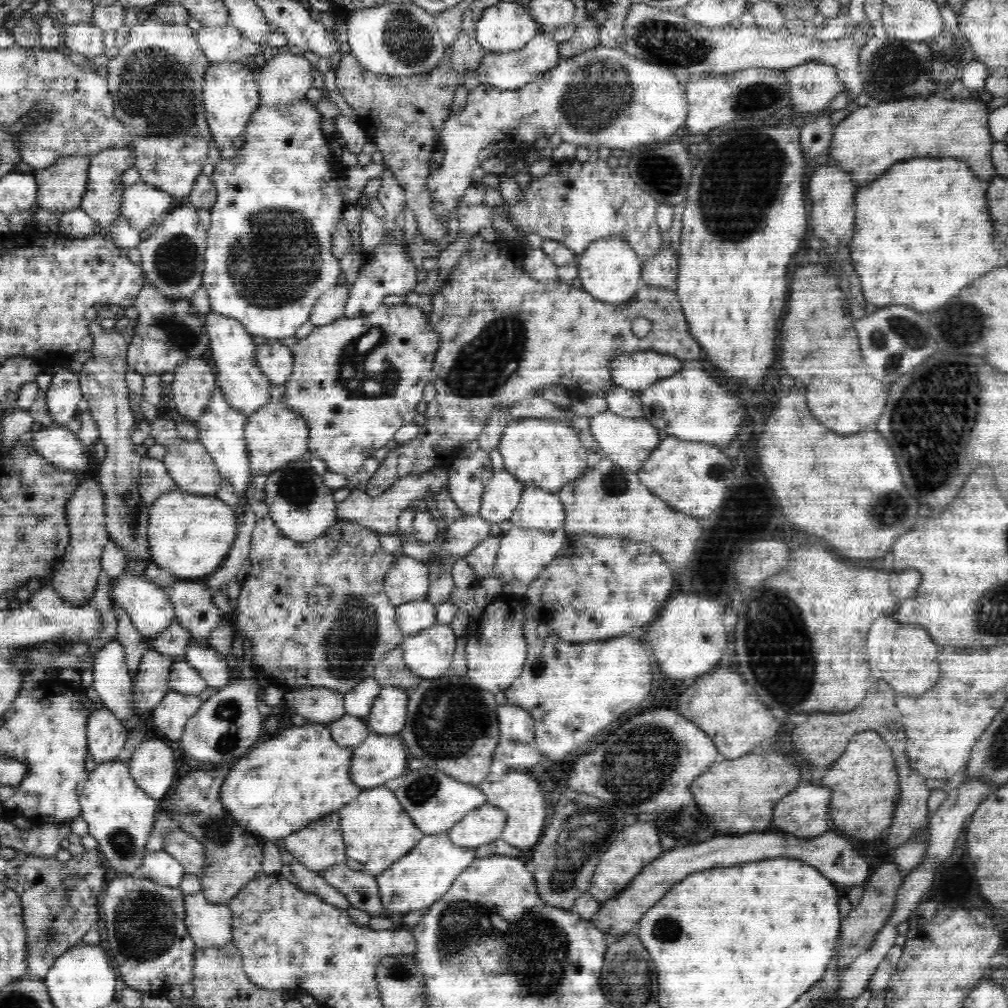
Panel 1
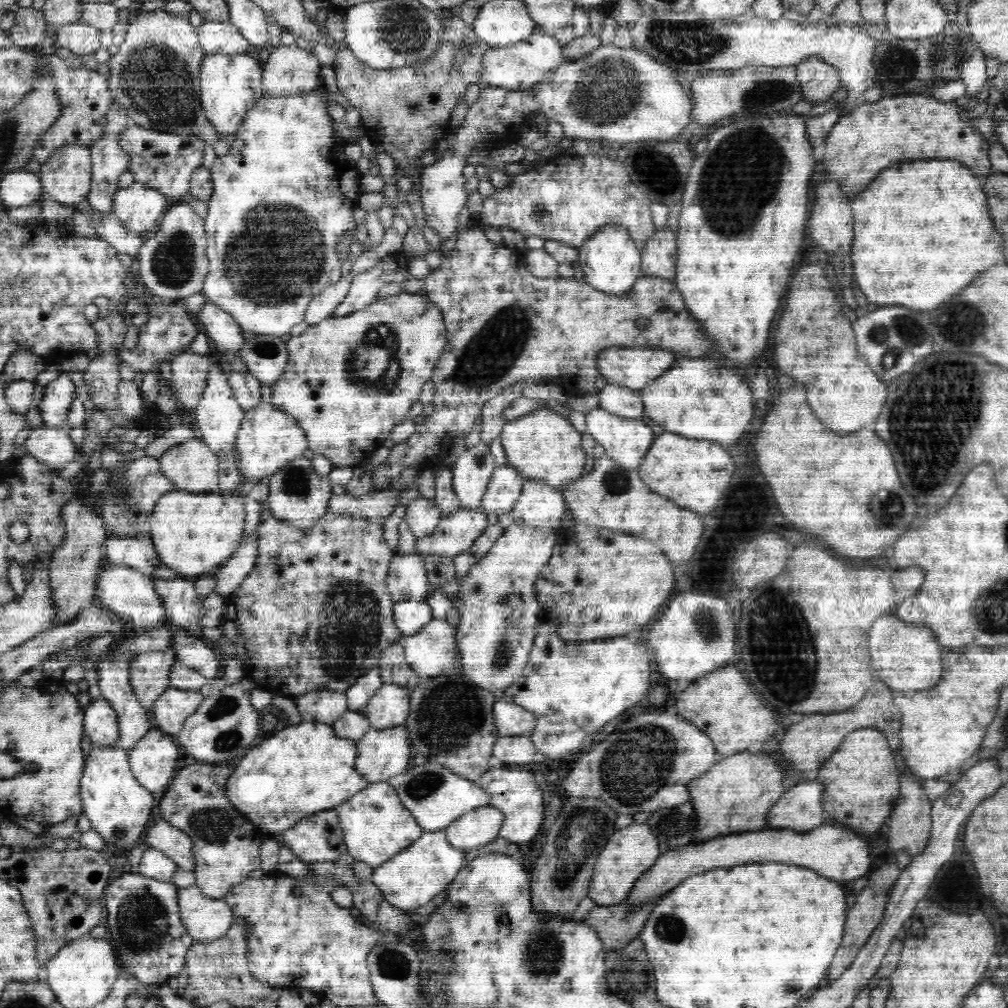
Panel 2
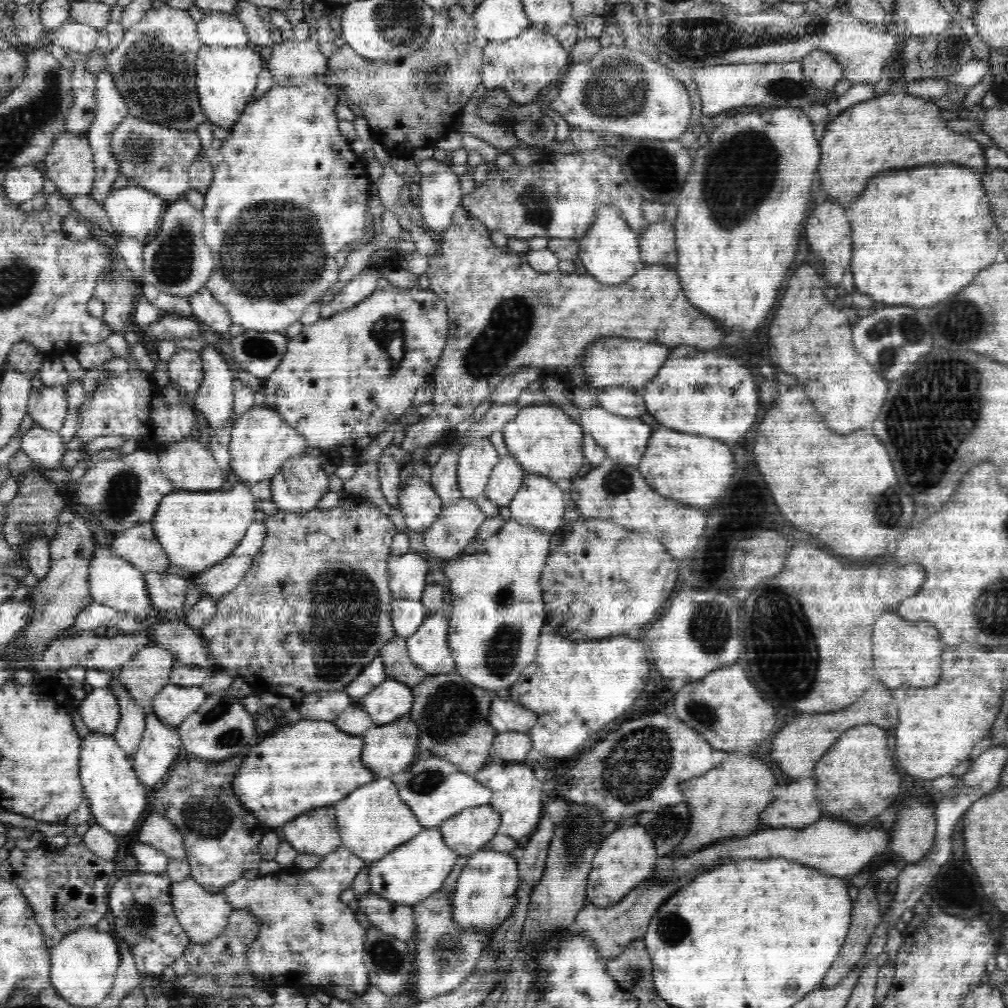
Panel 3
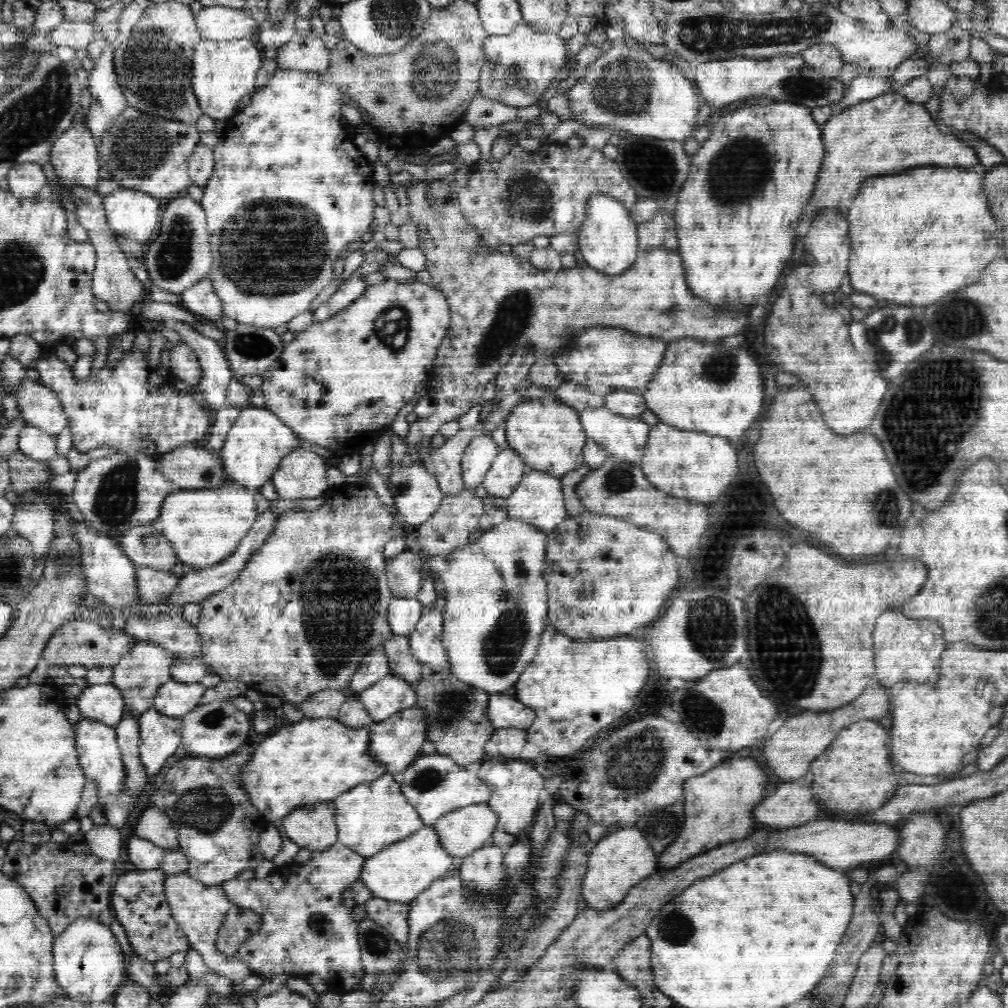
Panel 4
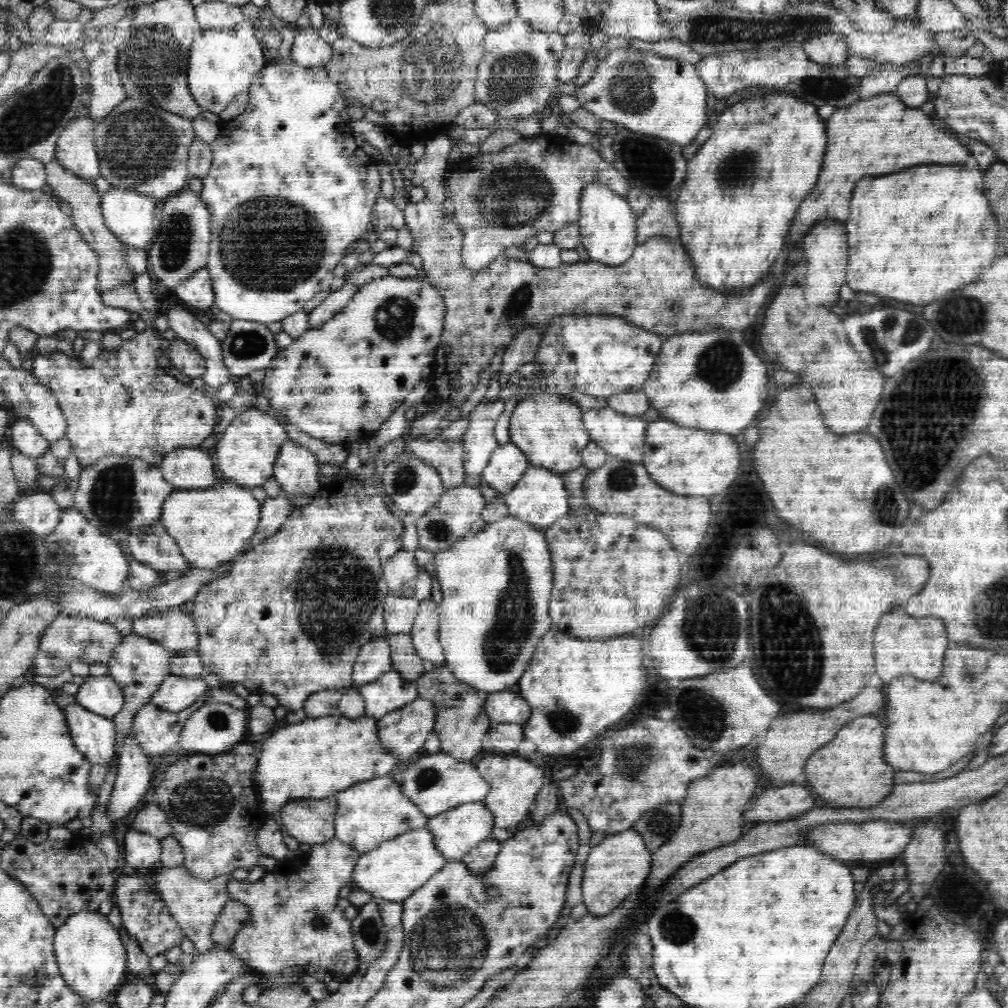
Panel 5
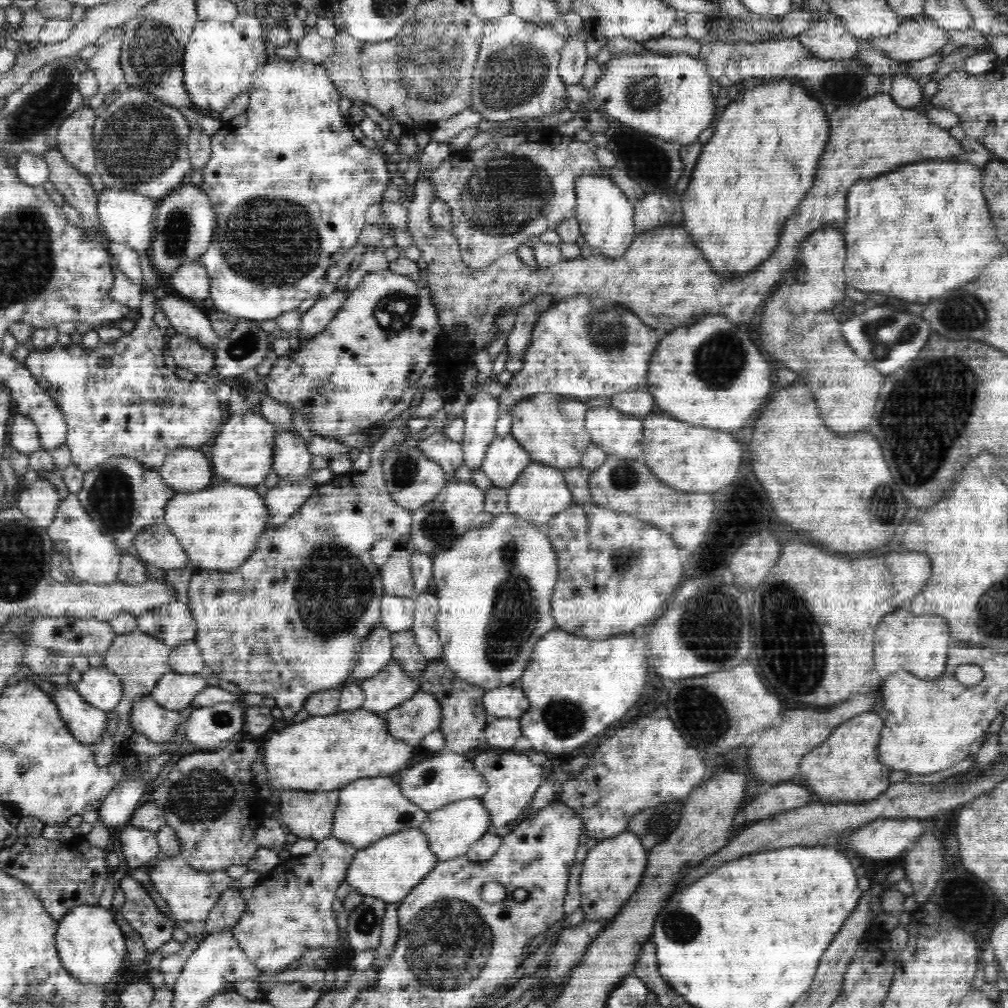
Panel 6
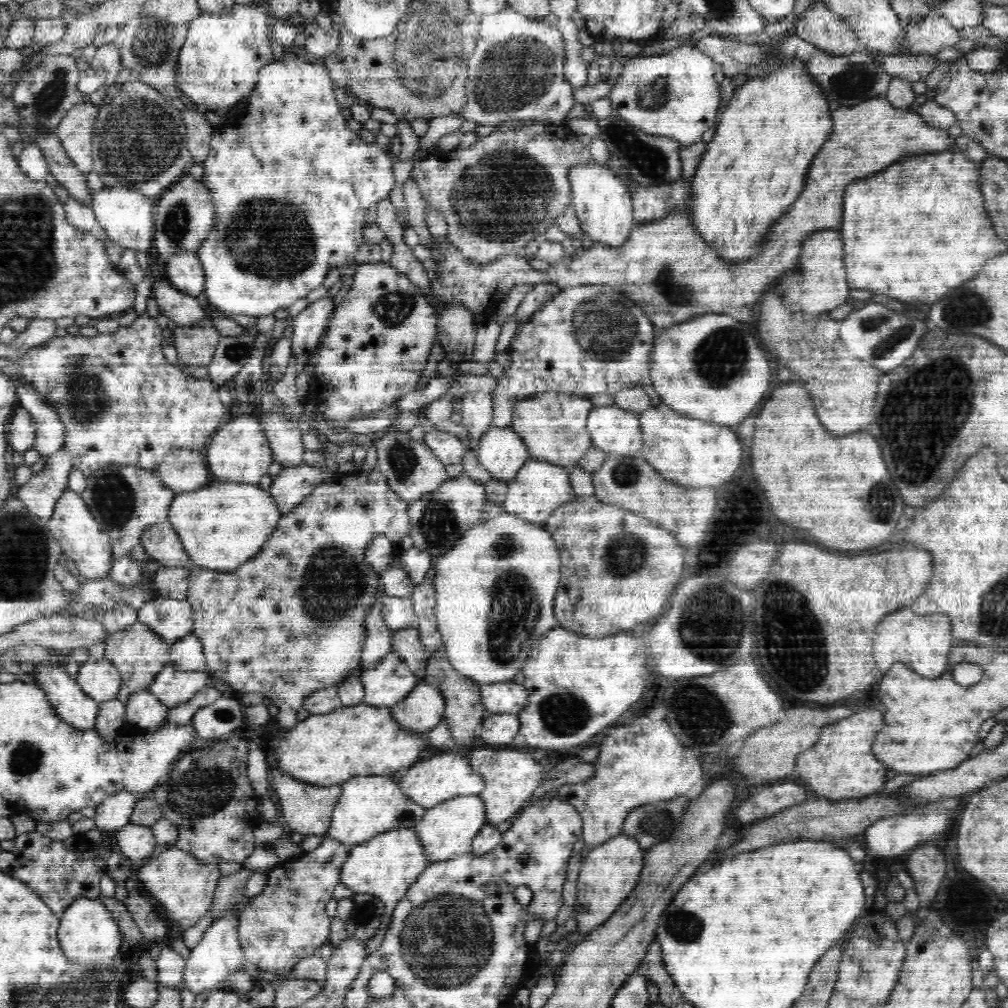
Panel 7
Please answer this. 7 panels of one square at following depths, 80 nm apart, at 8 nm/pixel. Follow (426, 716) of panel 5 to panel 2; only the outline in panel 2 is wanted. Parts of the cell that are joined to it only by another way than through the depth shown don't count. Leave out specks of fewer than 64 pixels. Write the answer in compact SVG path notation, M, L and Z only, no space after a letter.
M407 725L396 728L371 728L357 742L355 767L368 784L387 781L390 777L408 770L410 736Z

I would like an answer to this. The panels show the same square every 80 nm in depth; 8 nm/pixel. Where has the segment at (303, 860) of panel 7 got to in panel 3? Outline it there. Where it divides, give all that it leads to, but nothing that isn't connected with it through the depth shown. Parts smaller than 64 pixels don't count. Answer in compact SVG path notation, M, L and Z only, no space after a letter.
M344 845L340 848L336 848L333 852L325 853L320 857L320 864L316 869L300 870L297 866L290 866L288 868L280 869L275 873L271 873L265 876L259 876L255 880L248 880L246 878L240 878L225 886L225 896L228 903L232 906L233 910L239 909L247 911L248 913L255 914L260 920L262 926L260 926L260 932L258 932L257 938L249 946L248 950L245 950L245 958L248 959L248 968L252 971L256 977L263 979L270 987L277 988L282 985L298 986L298 985L315 985L317 988L321 988L330 997L337 997L338 1000L348 1000L350 1002L361 999L368 990L369 976L367 968L363 963L364 948L366 945L367 930L362 928L358 921L356 921L355 912L353 912L348 905L343 904L340 900L341 892L351 888L355 877L358 875L361 869L366 867L367 863L359 856L356 856L354 852L348 850Z

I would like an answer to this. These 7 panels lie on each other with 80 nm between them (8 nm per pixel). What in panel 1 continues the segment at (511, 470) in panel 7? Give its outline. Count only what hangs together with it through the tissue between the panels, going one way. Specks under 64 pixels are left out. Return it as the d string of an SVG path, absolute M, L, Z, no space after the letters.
M506 470L494 473L482 495L479 516L498 525L511 519L525 487Z

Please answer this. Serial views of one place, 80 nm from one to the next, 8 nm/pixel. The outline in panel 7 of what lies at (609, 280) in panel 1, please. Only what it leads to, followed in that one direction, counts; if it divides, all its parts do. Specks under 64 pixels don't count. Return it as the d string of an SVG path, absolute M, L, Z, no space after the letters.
M582 161L568 170L568 180L572 190L572 206L578 215L581 230L593 242L602 241L610 245L620 245L634 226L631 193L621 179L607 165L592 161Z

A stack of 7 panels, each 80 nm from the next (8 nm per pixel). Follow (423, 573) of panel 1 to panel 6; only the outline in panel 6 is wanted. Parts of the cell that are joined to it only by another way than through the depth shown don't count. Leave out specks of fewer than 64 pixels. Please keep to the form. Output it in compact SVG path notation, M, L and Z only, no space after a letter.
M400 545L384 566L380 567L385 594L411 598L415 596L410 554Z

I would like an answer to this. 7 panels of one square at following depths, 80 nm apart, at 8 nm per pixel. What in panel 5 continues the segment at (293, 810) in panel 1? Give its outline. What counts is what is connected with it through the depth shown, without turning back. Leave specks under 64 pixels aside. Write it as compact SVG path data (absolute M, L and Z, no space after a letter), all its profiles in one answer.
M366 714L358 717L307 717L286 728L271 731L260 744L260 754L251 776L259 792L259 805L272 817L294 797L335 796L364 780L391 774L400 757L380 741L378 719Z

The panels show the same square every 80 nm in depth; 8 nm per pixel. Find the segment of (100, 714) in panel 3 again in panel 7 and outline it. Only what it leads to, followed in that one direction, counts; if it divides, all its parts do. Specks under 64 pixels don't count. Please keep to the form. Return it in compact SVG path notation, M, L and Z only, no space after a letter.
M106 657L99 660L89 659L80 666L77 683L97 703L108 702L118 697L121 676L116 666Z

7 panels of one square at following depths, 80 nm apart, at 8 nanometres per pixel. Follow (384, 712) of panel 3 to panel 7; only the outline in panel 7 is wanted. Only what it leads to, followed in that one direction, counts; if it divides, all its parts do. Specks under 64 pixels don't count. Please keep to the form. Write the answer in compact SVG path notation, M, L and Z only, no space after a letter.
M395 652L386 653L374 666L361 672L364 687L362 702L393 707L412 692L418 678Z

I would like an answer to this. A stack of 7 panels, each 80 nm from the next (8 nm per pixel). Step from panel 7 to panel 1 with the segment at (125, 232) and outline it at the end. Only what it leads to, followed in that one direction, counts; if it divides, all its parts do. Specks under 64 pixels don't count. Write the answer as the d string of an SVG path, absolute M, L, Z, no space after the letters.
M139 181L124 190L119 206L121 216L130 220L138 231L149 234L170 212L172 196Z

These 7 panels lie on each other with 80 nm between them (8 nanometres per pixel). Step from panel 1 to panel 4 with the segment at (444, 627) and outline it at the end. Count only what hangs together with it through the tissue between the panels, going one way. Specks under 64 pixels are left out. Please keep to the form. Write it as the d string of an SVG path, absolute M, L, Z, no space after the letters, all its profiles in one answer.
M436 605L424 606L416 630L408 636L411 653L433 673L450 671L451 664L442 643L442 613Z

